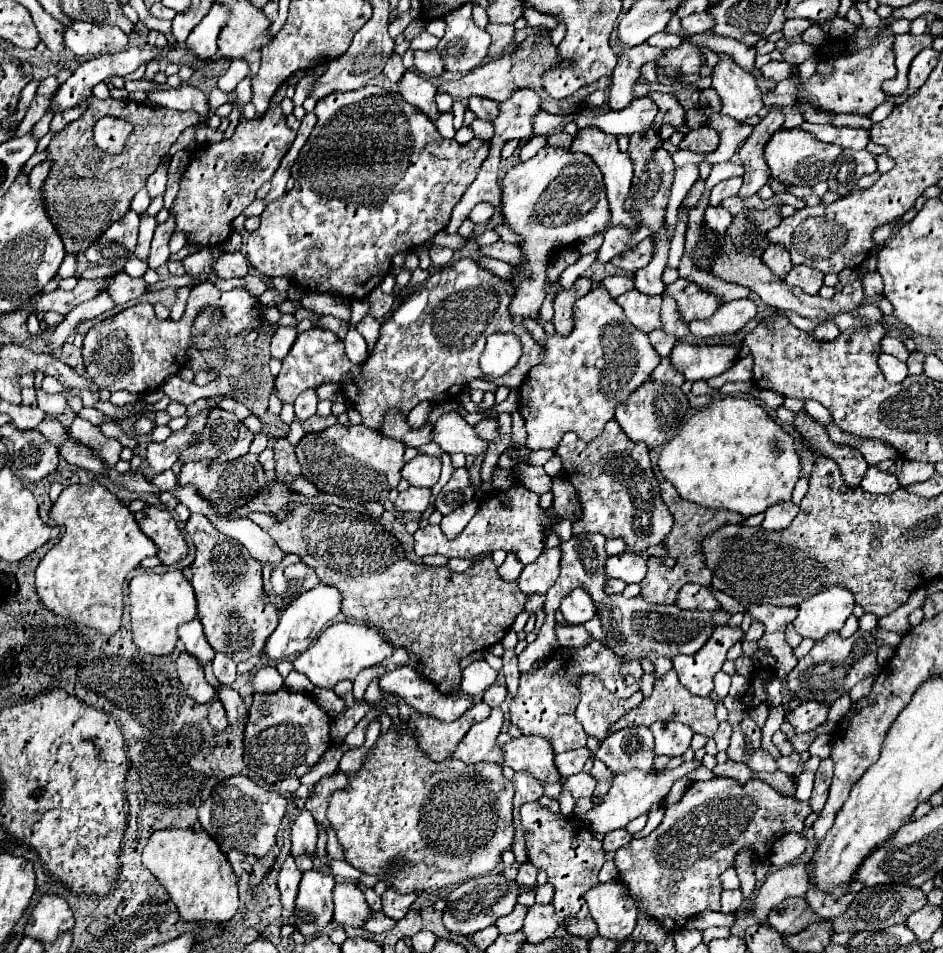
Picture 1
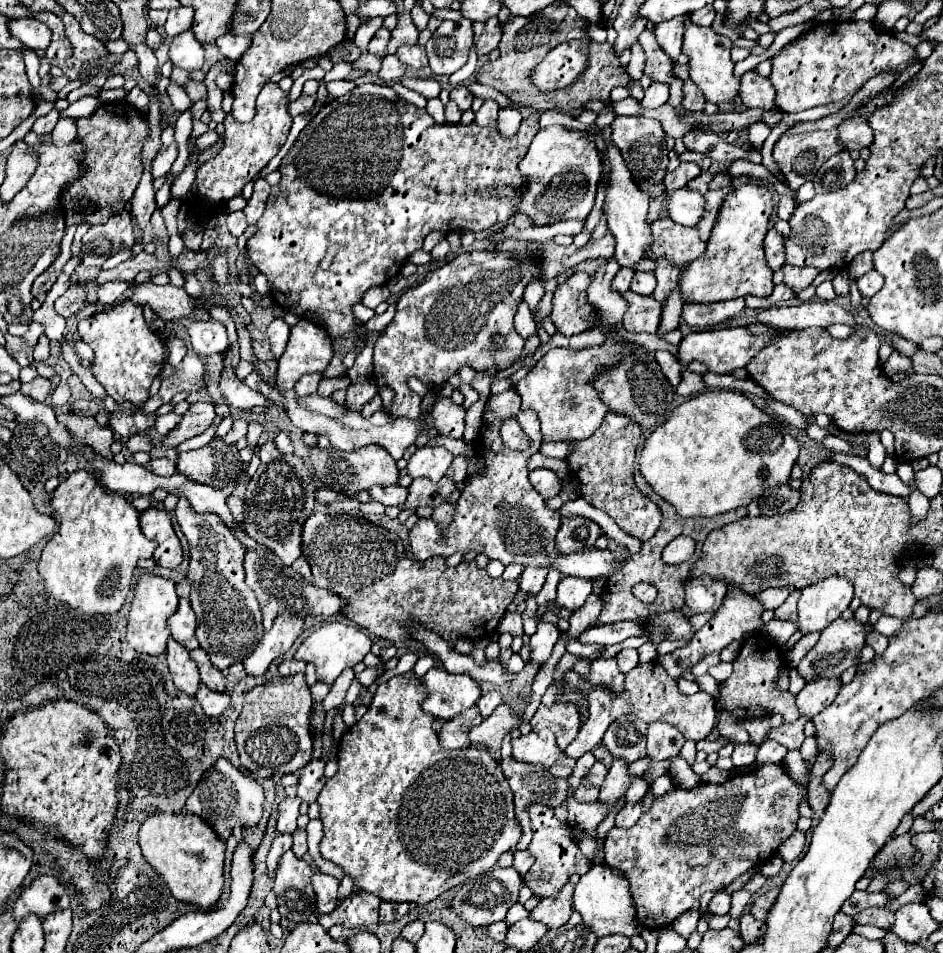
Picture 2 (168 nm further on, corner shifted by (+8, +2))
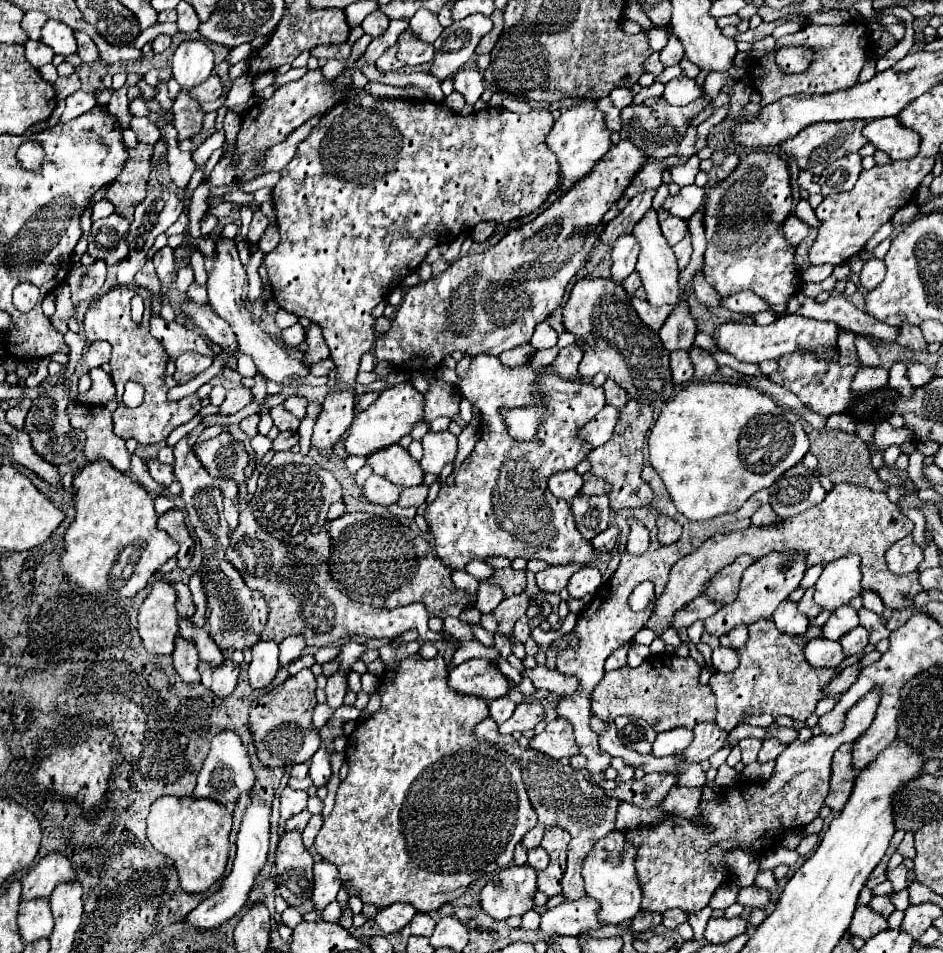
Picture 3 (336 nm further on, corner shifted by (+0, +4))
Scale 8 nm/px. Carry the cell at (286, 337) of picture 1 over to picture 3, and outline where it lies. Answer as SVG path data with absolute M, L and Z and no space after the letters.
M296 323L296 325L292 325L292 327L288 327L288 329L282 331L282 339L284 339L286 345L298 347L306 339L306 329L300 323Z

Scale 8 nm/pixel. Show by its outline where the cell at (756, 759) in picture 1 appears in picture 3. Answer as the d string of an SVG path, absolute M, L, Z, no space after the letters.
M742 739L738 743L740 751L742 751L742 763L748 765L748 763L754 763L758 759L758 751L762 747L762 741L760 739Z

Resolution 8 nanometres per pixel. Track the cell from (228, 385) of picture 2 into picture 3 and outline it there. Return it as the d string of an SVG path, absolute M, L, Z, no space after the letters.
M292 395L292 397L288 397L288 399L284 401L284 405L286 405L286 409L288 409L290 413L294 413L298 419L302 419L302 417L306 415L306 405L308 405L308 401L306 401L304 397L300 397L300 395Z

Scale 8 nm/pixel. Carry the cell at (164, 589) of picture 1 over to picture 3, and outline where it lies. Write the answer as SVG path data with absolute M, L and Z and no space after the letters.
M156 581L138 613L138 633L150 653L170 655L178 633L176 591L166 581Z

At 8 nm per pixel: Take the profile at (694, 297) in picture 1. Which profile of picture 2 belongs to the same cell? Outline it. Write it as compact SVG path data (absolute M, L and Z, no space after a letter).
M740 185L722 203L718 223L708 239L708 251L680 275L680 293L684 303L716 303L734 297L768 297L774 289L772 271L764 257L764 235L772 213L772 195L762 185Z

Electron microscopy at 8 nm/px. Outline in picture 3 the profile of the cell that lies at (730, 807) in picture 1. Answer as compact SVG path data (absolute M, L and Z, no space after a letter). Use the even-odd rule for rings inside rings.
M880 689L868 691L844 719L844 729L836 735L814 735L808 741L794 741L776 759L772 779L762 783L740 783L724 791L722 803L700 803L702 821L692 823L680 815L664 813L660 827L640 827L626 831L628 839L636 845L636 871L642 887L642 911L664 913L666 909L682 909L686 913L704 909L710 903L714 891L730 879L730 871L724 865L724 853L728 849L748 849L760 853L764 849L762 839L780 837L786 829L810 823L824 805L824 797L830 789L832 755L842 743L850 743L876 717L880 703ZM706 825L706 827L704 827ZM714 829L714 831L704 831Z

